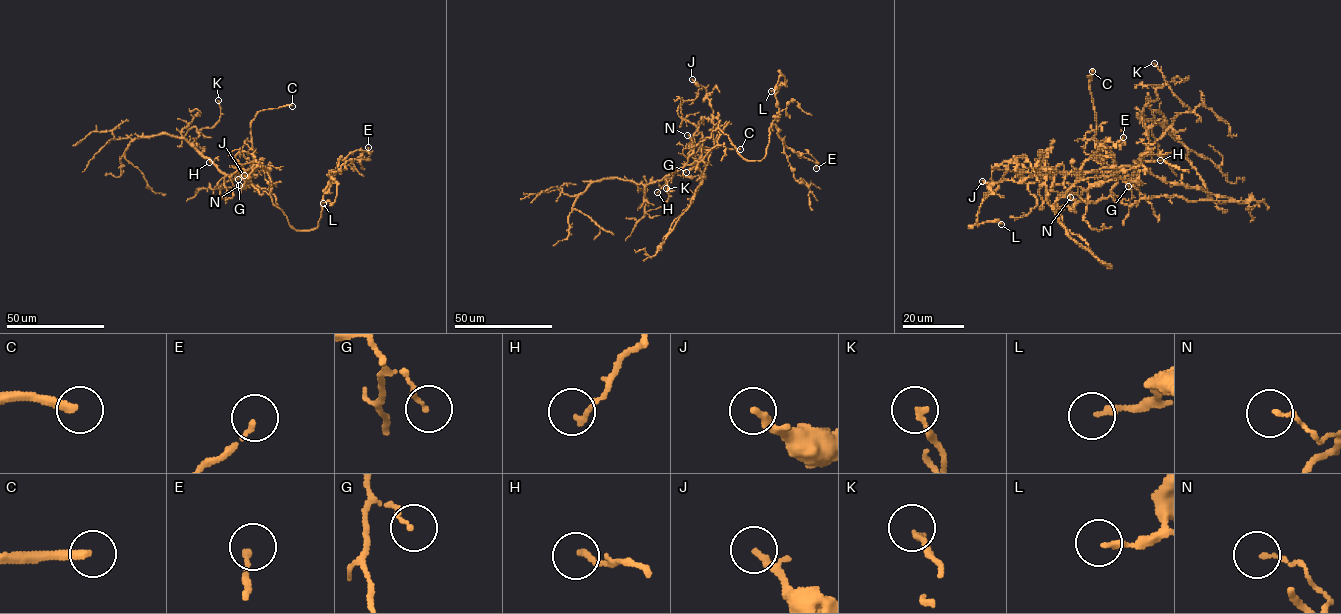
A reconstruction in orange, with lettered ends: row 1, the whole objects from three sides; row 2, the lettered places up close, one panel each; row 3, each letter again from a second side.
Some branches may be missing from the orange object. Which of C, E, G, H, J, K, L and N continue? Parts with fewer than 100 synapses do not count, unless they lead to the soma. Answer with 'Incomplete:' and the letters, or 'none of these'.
Incomplete: C

